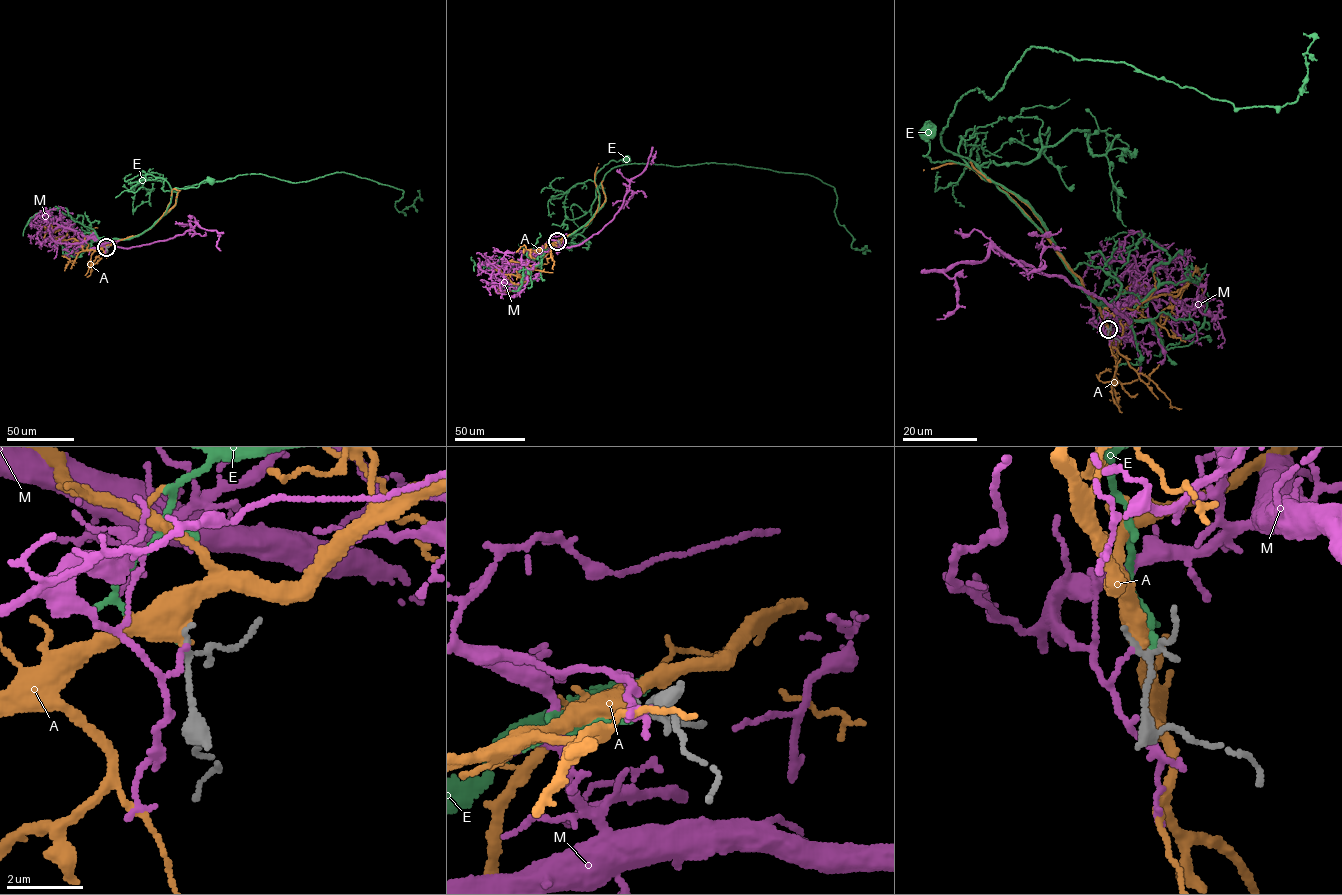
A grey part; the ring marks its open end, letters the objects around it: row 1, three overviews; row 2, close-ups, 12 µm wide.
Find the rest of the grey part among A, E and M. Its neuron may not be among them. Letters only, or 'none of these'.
E

